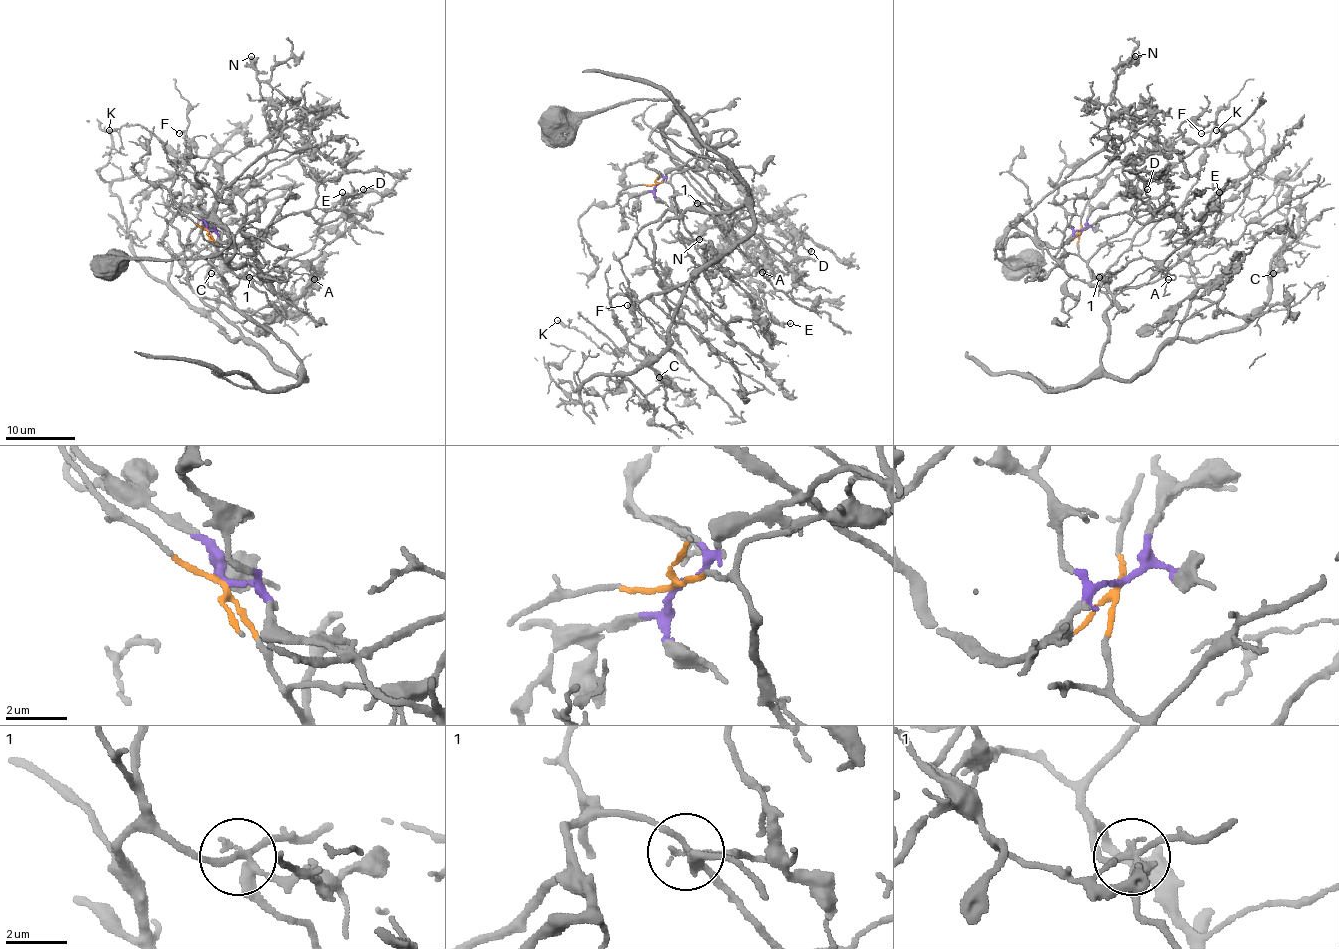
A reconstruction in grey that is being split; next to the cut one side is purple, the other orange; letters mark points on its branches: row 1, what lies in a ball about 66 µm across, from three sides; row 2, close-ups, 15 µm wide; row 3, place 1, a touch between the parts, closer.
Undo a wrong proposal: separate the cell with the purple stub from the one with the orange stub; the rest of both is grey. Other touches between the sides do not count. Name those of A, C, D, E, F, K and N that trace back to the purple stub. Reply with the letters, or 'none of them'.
D, N

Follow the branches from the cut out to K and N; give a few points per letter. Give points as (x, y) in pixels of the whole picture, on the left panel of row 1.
K: (207, 230), (230, 300), (282, 341), (305, 379), (202, 300), (162, 244), (195, 175), (145, 128), (108, 129)
N: (207, 230), (232, 247), (209, 242), (202, 223), (221, 192), (280, 142), (291, 102), (259, 81), (251, 57)

